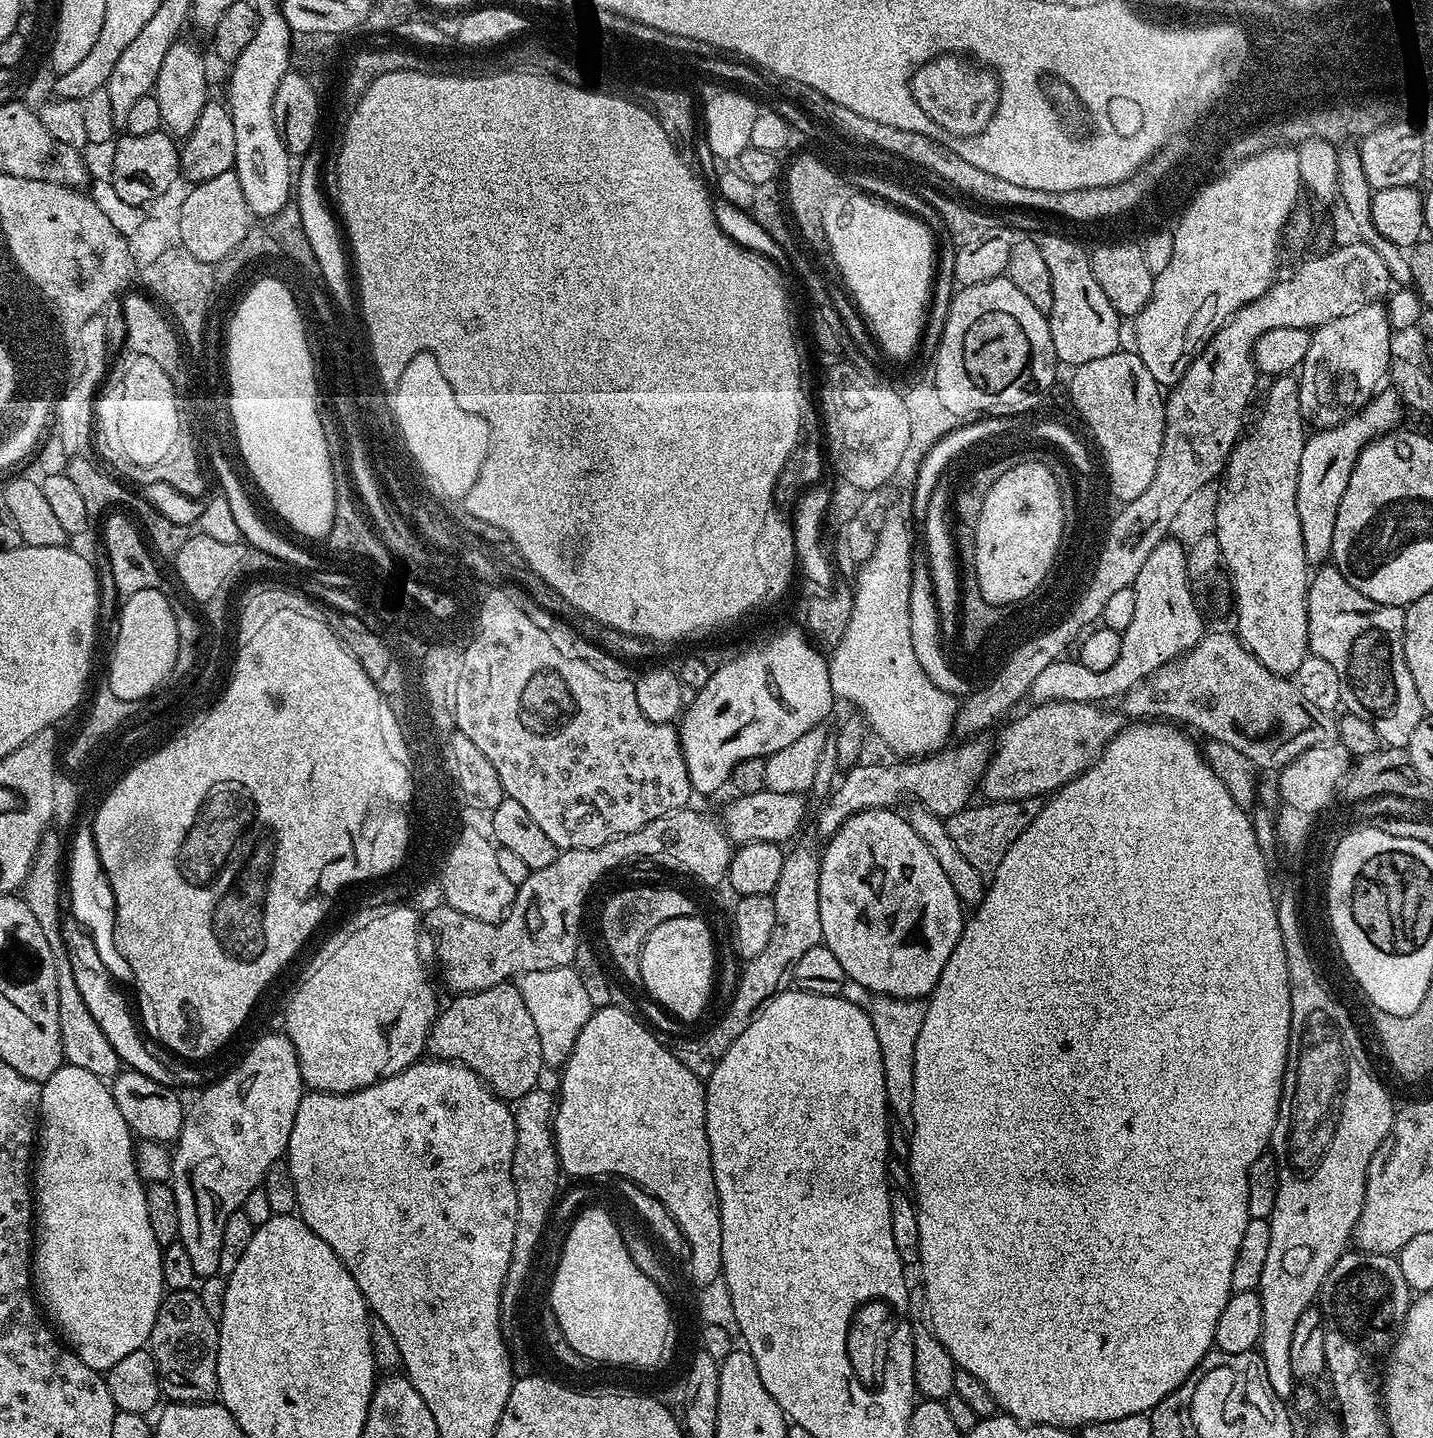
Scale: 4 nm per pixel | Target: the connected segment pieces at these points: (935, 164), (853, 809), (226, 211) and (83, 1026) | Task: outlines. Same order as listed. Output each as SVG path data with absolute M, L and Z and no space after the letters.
M872 124L872 135L866 139L873 149L887 154L889 157L897 156L900 160L909 160L936 176L941 176L948 184L953 184L960 192L973 196L976 200L985 200L989 206L996 206L999 200L1012 200L1008 206L1012 210L1030 210L1033 204L1044 204L1044 196L1040 190L1026 190L1026 186L1014 186L1014 182L1006 182L1003 178L994 178L994 174L986 174L986 170L978 170L978 166L970 166L966 158L958 158L954 150L942 146L934 138L926 138L926 134L914 134L914 130L898 130L898 126L885 126L876 128Z
M968 738L965 739L963 742L960 742L960 745L957 746L957 748L952 748L953 746L945 746L940 749L938 752L931 753L926 756L921 756L919 758L908 758L905 759L903 762L896 762L900 764L867 764L867 762L861 762L859 764L856 764L850 769L847 769L843 773L844 776L840 780L840 785L837 786L836 789L833 790L832 792L832 797L829 798L828 801L825 802L824 804L824 809L821 810L820 812L820 817L817 818L816 820L816 832L820 836L824 836L823 838L831 838L833 834L835 834L836 831L839 830L846 822L849 820L854 814L858 814L859 812L865 812L866 810L870 810L871 808L887 808L889 806L896 806L896 803L899 802L899 800L904 800L907 798L907 796L913 796L915 803L917 805L920 805L924 809L928 809L929 811L933 812L938 817L941 818L947 818L949 816L953 816L954 814L958 814L963 810L964 808L969 807L970 801L968 800L972 796L972 791L975 790L977 791L978 785L983 781L984 778L984 771L987 770L988 768L988 762L992 758L992 753L994 751L994 744L993 741L990 739L984 740L988 738Z
M235 171L218 174L218 178L203 180L191 189L181 210L181 232L178 235L189 252L204 257L208 264L219 264L228 258L254 224L248 203L240 192Z
M49 830L44 833L40 849L36 851L35 862L32 864L31 874L22 889L22 898L30 906L30 912L37 919L46 942L49 943L50 952L54 957L55 978L58 982L58 1024L62 1035L62 1046L65 1061L80 1069L94 1073L100 1079L115 1077L121 1069L120 1059L105 1034L86 1009L86 1002L82 994L78 993L78 984L74 979L73 967L70 965L69 954L61 934L62 911L62 852L60 856L60 840Z

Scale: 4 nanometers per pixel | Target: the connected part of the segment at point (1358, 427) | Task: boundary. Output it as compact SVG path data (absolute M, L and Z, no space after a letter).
M1395 390L1377 391L1376 395L1360 411L1346 418L1333 428L1313 431L1302 446L1302 466L1298 474L1298 518L1302 526L1302 542L1309 565L1319 566L1329 563L1334 542L1334 522L1338 518L1338 506L1350 474L1358 462L1358 454L1377 436L1383 436L1397 427L1400 420L1402 401Z

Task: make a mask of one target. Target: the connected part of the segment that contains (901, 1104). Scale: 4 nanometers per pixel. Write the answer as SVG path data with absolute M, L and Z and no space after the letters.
M849 980L844 986L842 995L854 1002L870 1018L874 1034L878 1034L878 1046L884 1059L884 1077L888 1095L888 1111L904 1130L911 1129L914 1122L914 1042L918 1042L918 1030L922 1030L922 1018L926 1018L927 1003L920 1000L899 1000L893 996L880 996L868 992L866 986Z

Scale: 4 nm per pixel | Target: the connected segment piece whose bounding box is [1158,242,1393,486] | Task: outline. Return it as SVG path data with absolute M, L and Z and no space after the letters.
M1352 242L1352 244L1342 245L1341 248L1339 248L1339 246L1333 247L1331 250L1325 251L1323 254L1316 254L1316 257L1314 257L1313 260L1306 261L1305 264L1289 278L1289 280L1283 280L1283 278L1277 279L1264 296L1254 298L1254 302L1242 306L1234 313L1234 315L1227 317L1227 319L1223 321L1224 325L1221 323L1219 327L1213 331L1212 335L1208 338L1207 344L1205 344L1204 347L1200 349L1197 356L1192 359L1192 365L1184 371L1179 382L1171 385L1169 392L1172 393L1167 393L1164 402L1164 437L1162 438L1162 454L1158 458L1158 466L1178 466L1178 468L1188 468L1190 474L1186 474L1186 476L1196 478L1196 484L1200 484L1201 486L1215 481L1217 477L1223 473L1224 466L1228 463L1228 455L1232 453L1232 449L1236 447L1236 441L1240 439L1246 428L1246 423L1244 424L1244 415L1248 412L1248 403L1252 400L1252 391L1255 390L1256 379L1258 379L1256 364L1252 360L1252 355L1254 354L1254 342L1258 342L1258 338L1262 338L1262 334L1266 334L1266 330L1274 330L1278 326L1294 326L1295 328L1315 330L1334 318L1342 318L1346 314L1354 314L1354 310L1358 310L1362 306L1383 301L1385 297L1389 295L1390 285L1392 283L1393 281L1386 270L1386 265L1382 262L1382 259L1378 258L1378 254L1376 254L1368 245Z

